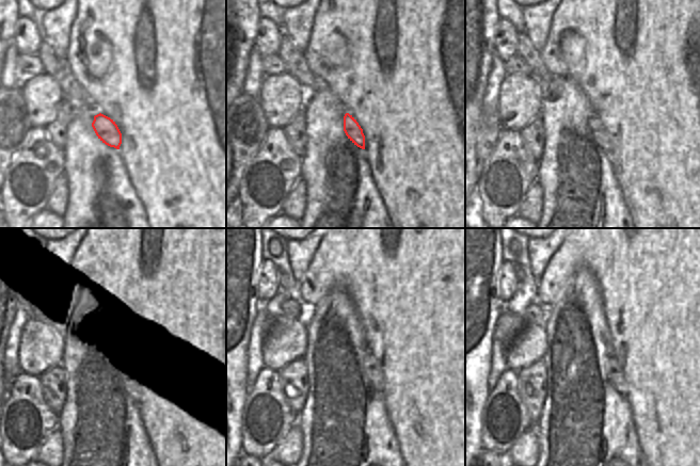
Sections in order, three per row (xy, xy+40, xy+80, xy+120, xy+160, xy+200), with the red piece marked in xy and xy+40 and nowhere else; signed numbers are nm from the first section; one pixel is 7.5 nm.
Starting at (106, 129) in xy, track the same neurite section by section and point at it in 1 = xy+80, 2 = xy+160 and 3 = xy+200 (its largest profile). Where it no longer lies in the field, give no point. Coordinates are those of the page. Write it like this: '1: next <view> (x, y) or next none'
1: next xy+80 (599, 133)
2: next xy+160 (372, 368)
3: next xy+200 (615, 374)

